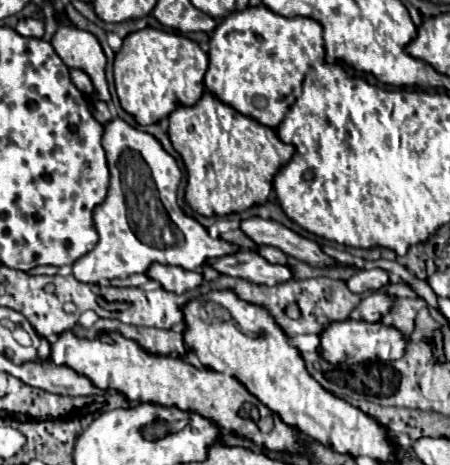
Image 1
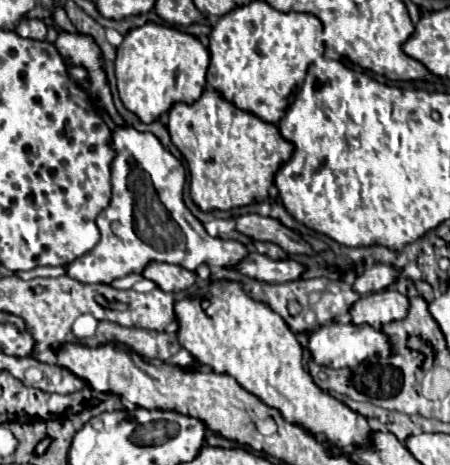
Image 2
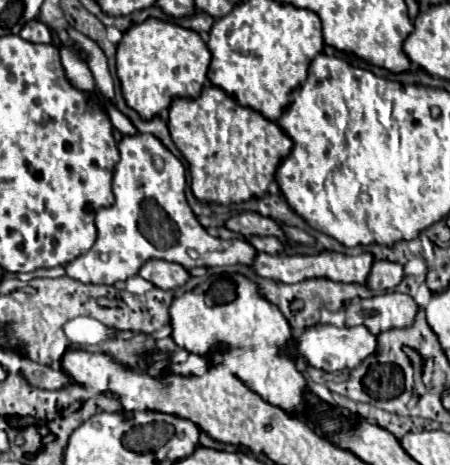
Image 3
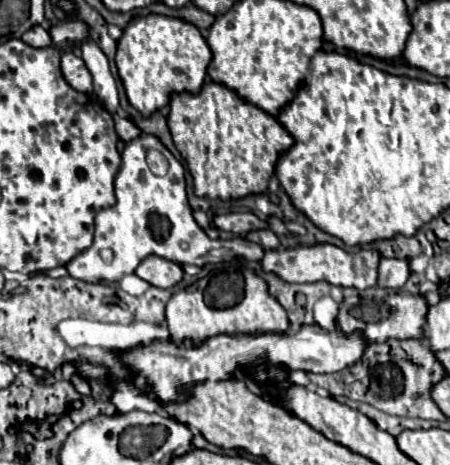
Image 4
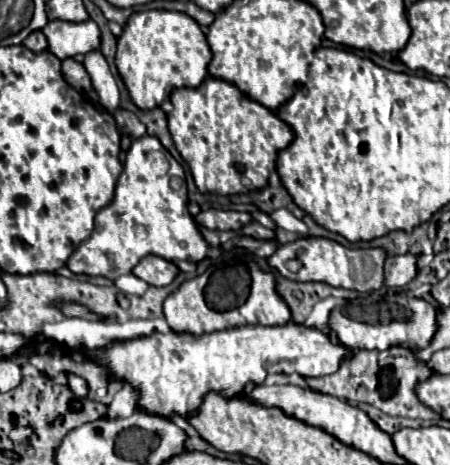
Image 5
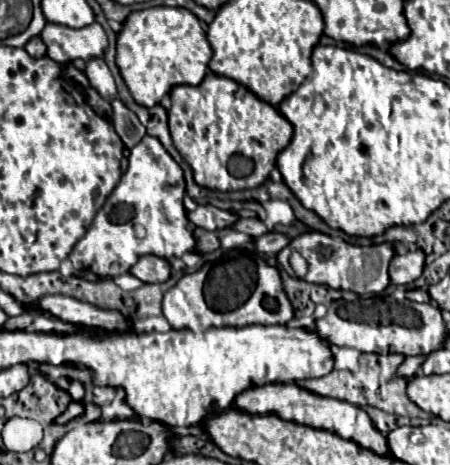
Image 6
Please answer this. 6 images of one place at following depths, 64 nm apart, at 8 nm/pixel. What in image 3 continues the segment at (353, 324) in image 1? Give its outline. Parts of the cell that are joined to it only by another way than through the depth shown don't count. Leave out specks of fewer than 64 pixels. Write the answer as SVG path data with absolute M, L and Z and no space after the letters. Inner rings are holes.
M316 324L312 328L306 328L304 334L294 340L294 348L290 348L288 352L296 358L304 356L308 364L314 368L336 372L344 368L356 368L364 358L368 358L376 350L376 344L378 344L378 336L372 336L372 332L368 332L368 328L364 326L336 328L330 324Z

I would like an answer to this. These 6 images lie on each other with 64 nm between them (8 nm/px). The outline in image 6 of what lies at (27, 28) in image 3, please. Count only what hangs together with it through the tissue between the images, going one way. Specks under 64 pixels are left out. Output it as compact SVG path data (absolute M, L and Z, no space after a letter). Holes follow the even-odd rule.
M34 36L32 40L28 40L28 44L26 44L24 48L26 48L26 52L28 52L30 56L34 56L34 58L40 58L40 56L46 54L46 48L44 48L44 42L40 40L40 36Z

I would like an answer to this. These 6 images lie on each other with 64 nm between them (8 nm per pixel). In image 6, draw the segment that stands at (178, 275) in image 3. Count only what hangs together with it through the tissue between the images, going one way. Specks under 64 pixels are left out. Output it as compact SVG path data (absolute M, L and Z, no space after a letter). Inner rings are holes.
M140 256L130 272L148 284L160 284L170 278L170 262L158 256Z

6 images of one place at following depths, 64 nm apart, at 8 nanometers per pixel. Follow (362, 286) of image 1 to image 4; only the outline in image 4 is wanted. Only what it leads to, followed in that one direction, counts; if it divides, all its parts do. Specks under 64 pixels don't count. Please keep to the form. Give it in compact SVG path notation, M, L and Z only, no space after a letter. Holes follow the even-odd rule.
M380 258L380 268L378 268L378 288L400 288L410 276L408 260L398 260L398 258Z

